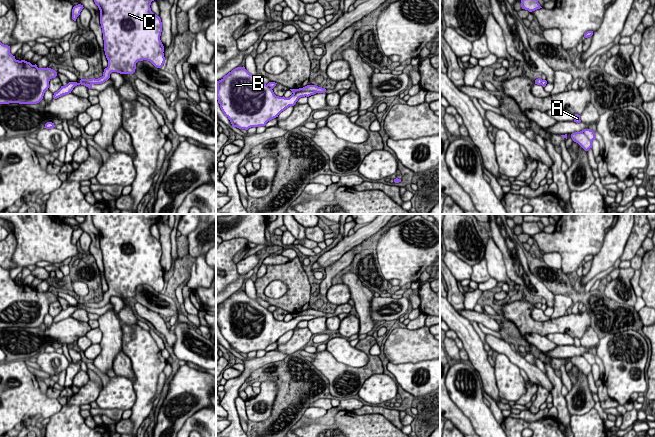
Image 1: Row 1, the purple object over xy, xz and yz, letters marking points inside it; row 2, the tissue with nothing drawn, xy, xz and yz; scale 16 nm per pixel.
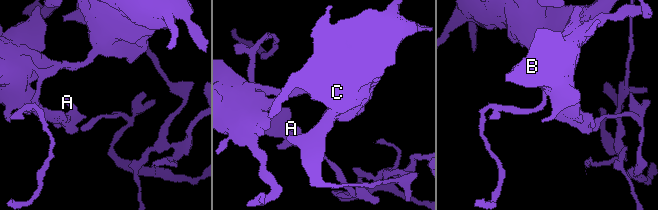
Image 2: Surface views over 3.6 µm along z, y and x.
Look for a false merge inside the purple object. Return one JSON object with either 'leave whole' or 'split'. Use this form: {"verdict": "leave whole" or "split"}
{"verdict": "split"}

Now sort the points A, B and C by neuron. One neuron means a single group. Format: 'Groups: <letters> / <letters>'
Groups: A B / C

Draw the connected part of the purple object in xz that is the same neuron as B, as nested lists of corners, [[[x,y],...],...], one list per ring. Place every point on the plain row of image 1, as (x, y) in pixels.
[[[237,291],[216,306],[216,322],[232,351],[248,354],[265,350],[299,322],[316,318],[298,316],[289,322],[276,320],[272,312],[250,298],[245,291]]]

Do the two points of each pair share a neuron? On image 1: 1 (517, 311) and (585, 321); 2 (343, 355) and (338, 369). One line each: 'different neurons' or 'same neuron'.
1: same neuron
2: different neurons

